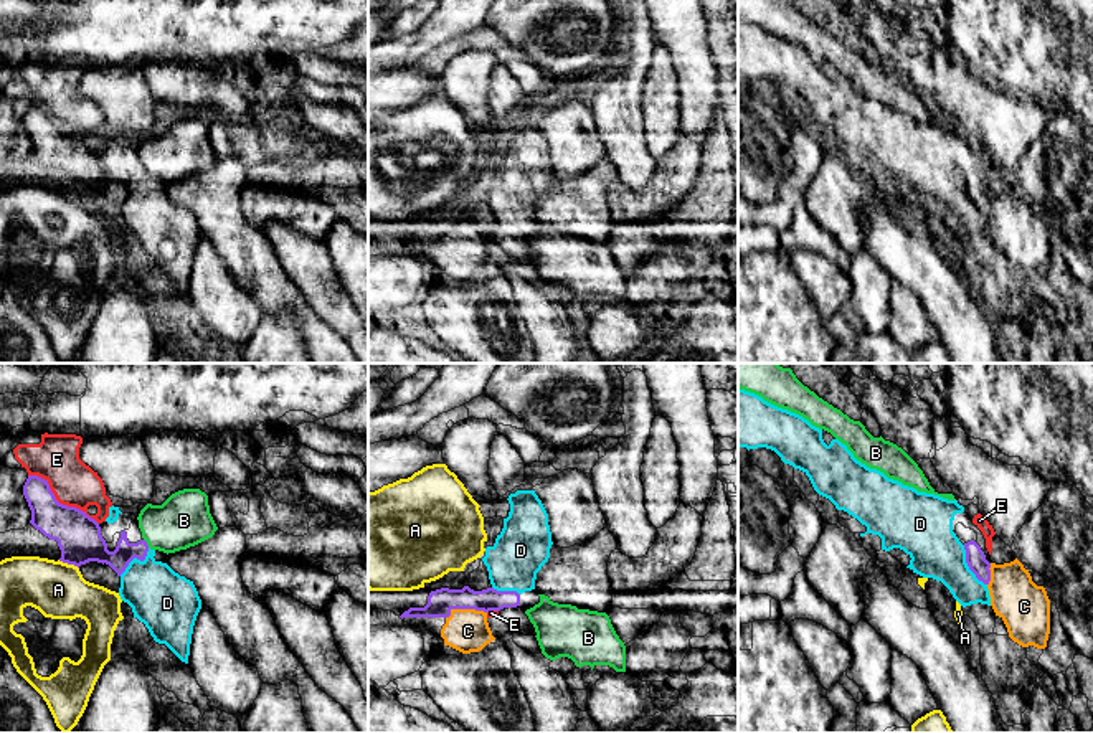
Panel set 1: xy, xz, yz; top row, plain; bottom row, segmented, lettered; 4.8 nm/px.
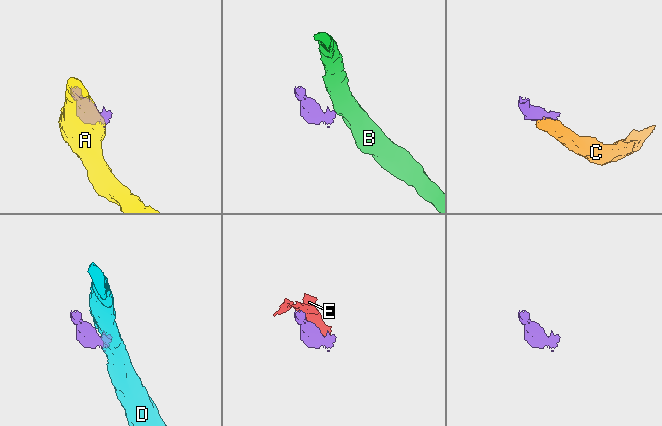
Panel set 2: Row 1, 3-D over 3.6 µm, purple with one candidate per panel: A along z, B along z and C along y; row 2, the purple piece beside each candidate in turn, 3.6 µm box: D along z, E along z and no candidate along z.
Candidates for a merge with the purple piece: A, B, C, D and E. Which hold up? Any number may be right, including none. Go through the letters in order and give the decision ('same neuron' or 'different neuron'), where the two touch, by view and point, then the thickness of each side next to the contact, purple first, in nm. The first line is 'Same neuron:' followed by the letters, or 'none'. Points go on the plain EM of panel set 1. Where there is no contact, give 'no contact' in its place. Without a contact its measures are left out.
Same neuron: C
A: different neuron; contact xy (68, 193); calibres 220 and 280 nm
B: different neuron; contact xy (146, 174); calibres 130 and 260 nm
C: same neuron; contact xz (464, 238); calibres 130 and 220 nm
D: different neuron; contact yz (968, 195); calibres 100 and 260 nm
E: different neuron; contact xy (58, 132); calibres 220 and 220 nm

